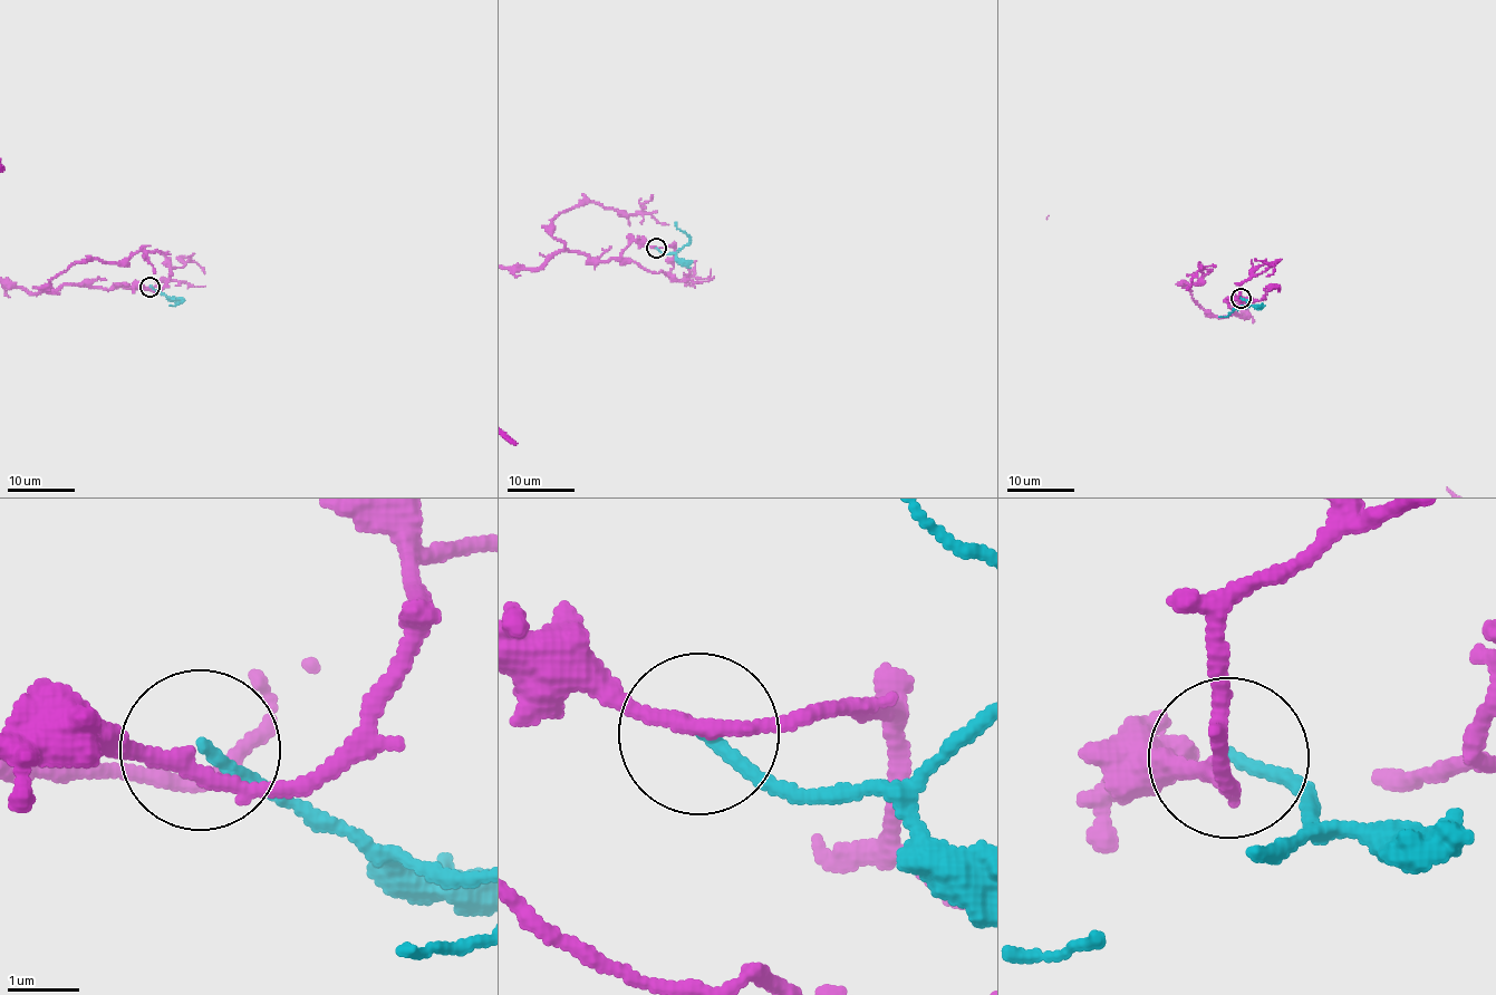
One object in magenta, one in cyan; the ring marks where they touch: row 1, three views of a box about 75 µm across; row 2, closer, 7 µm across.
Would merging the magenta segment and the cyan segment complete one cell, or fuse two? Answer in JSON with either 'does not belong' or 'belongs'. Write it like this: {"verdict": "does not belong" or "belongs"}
{"verdict": "belongs"}

